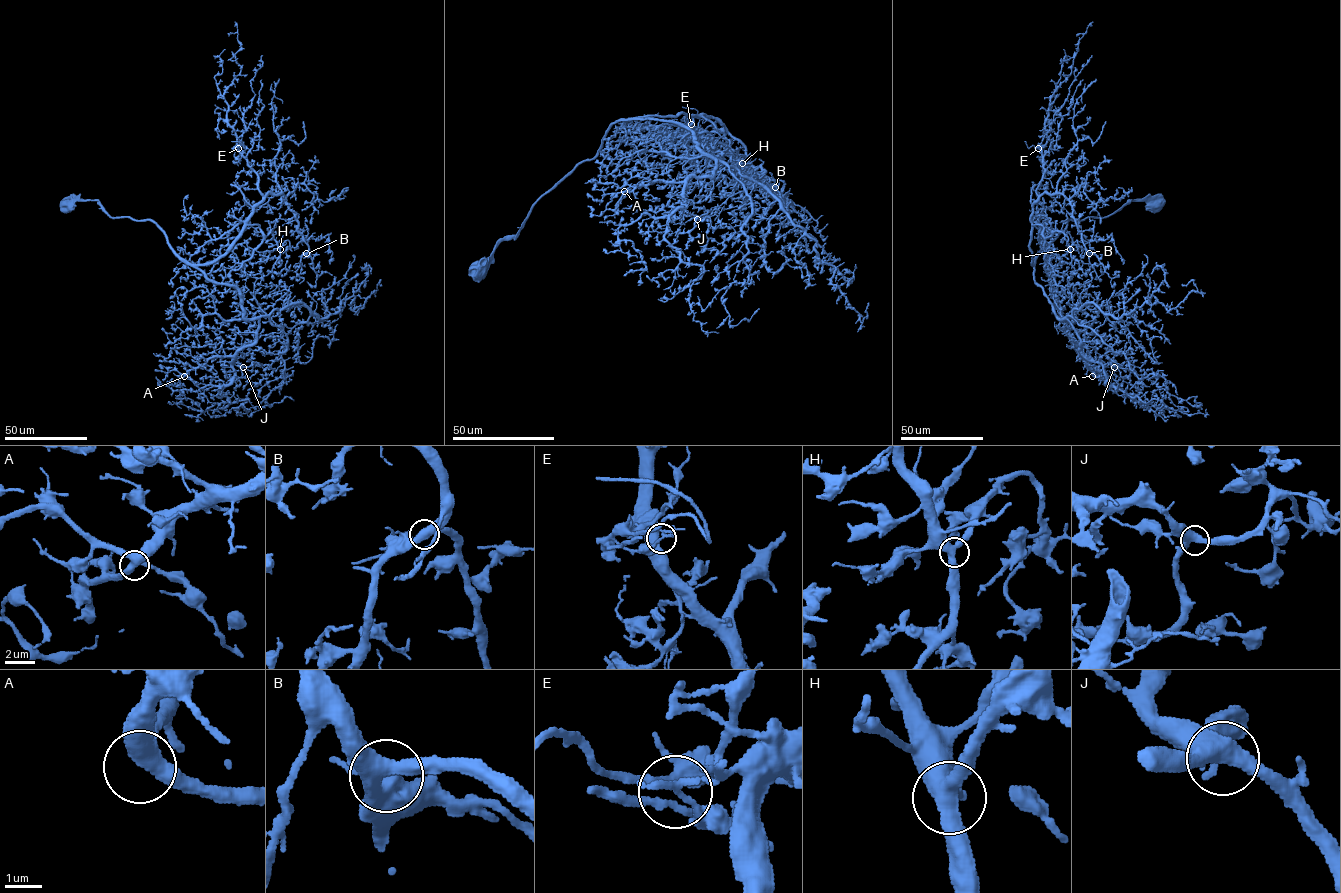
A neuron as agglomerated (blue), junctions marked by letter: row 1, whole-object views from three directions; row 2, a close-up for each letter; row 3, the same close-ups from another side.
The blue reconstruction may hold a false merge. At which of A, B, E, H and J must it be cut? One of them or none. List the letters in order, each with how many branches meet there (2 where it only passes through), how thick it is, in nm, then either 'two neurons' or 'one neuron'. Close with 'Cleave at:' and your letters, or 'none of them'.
A: branches 3; calibre 420 nm; one neuron
B: branches 3; calibre 440 nm; one neuron
E: branches 3; calibre 130 nm; two neurons
H: branches 3; calibre 400 nm; one neuron
J: branches 3; calibre 480 nm; one neuron
Cleave at: E

